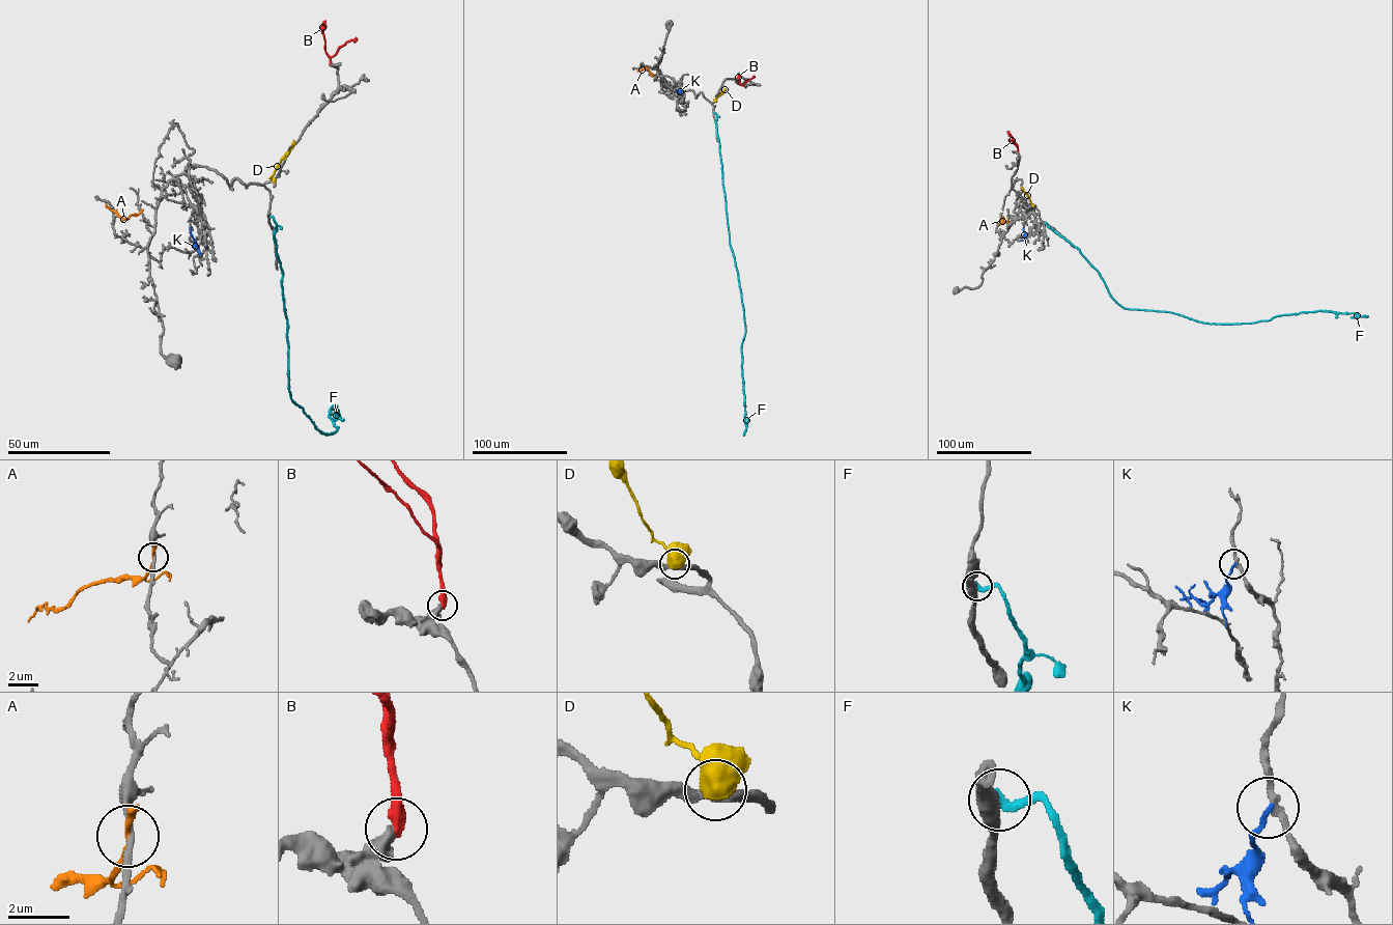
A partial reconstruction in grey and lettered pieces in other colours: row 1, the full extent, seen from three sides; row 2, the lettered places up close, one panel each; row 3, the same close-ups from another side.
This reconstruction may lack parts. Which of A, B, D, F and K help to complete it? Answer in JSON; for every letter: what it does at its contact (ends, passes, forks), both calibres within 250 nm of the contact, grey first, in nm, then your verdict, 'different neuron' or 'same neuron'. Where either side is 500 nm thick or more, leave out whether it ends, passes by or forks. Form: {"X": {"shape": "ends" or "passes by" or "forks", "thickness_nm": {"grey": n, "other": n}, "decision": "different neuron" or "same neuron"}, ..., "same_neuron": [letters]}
{"A": {"shape": "passes by", "thickness_nm": {"grey": 220, "other": 190}, "decision": "different neuron"}, "B": {"thickness_nm": {"grey": 600, "other": 480}, "decision": "same neuron"}, "D": {"thickness_nm": {"grey": 320, "other": 850}, "decision": "different neuron"}, "F": {"shape": "ends", "thickness_nm": {"grey": 440, "other": 280}, "decision": "different neuron"}, "K": {"shape": "ends", "thickness_nm": {"grey": 220, "other": 160}, "decision": "different neuron"}, "same_neuron": ["B"]}

